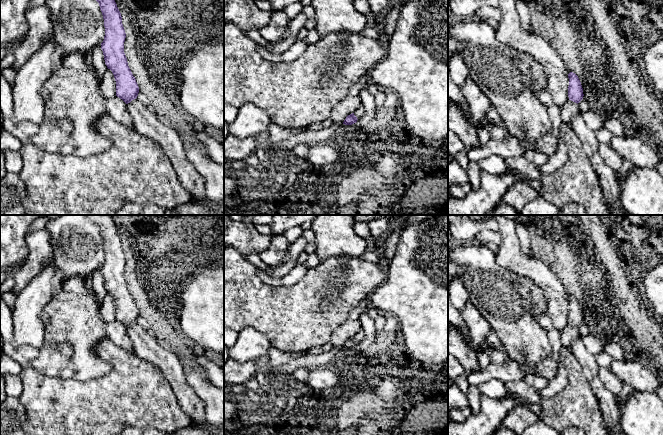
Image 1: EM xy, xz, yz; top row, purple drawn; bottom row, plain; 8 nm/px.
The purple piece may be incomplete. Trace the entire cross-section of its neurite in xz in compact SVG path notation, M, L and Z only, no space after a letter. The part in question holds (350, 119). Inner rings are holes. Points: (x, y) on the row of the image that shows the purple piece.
M361 105L356 111L346 117L343 124L352 125L357 122L358 119L362 118L365 113L365 107Z

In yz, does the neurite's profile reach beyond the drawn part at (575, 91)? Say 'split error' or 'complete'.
split error

